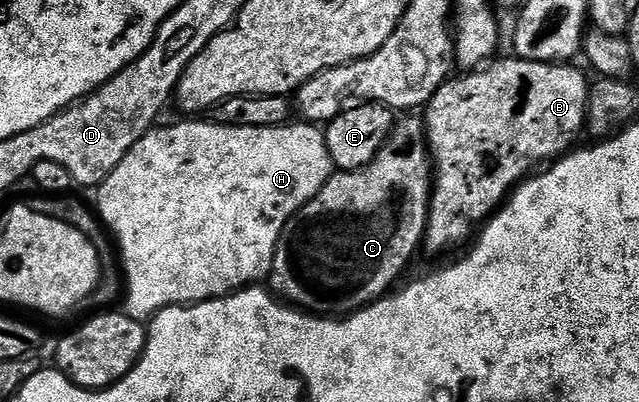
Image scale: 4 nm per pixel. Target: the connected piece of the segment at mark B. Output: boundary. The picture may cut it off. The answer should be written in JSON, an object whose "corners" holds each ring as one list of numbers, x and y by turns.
{"corners":[[508,55,504,61,499,60,459,75,463,77,452,76,444,81,425,106,433,184,422,248,431,253,447,253,458,245,466,246,476,230,511,196,516,186,540,167,564,156,576,144,574,141,587,124,589,80,581,70,574,69,574,64,521,61,514,55]]}

